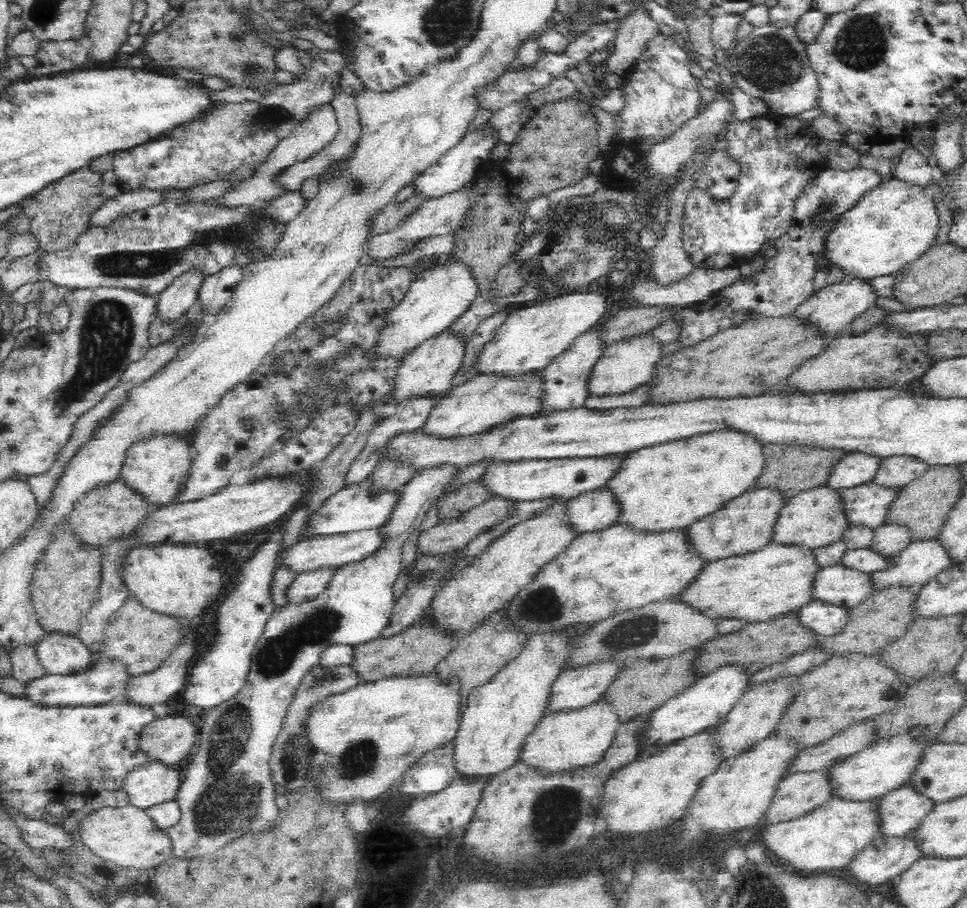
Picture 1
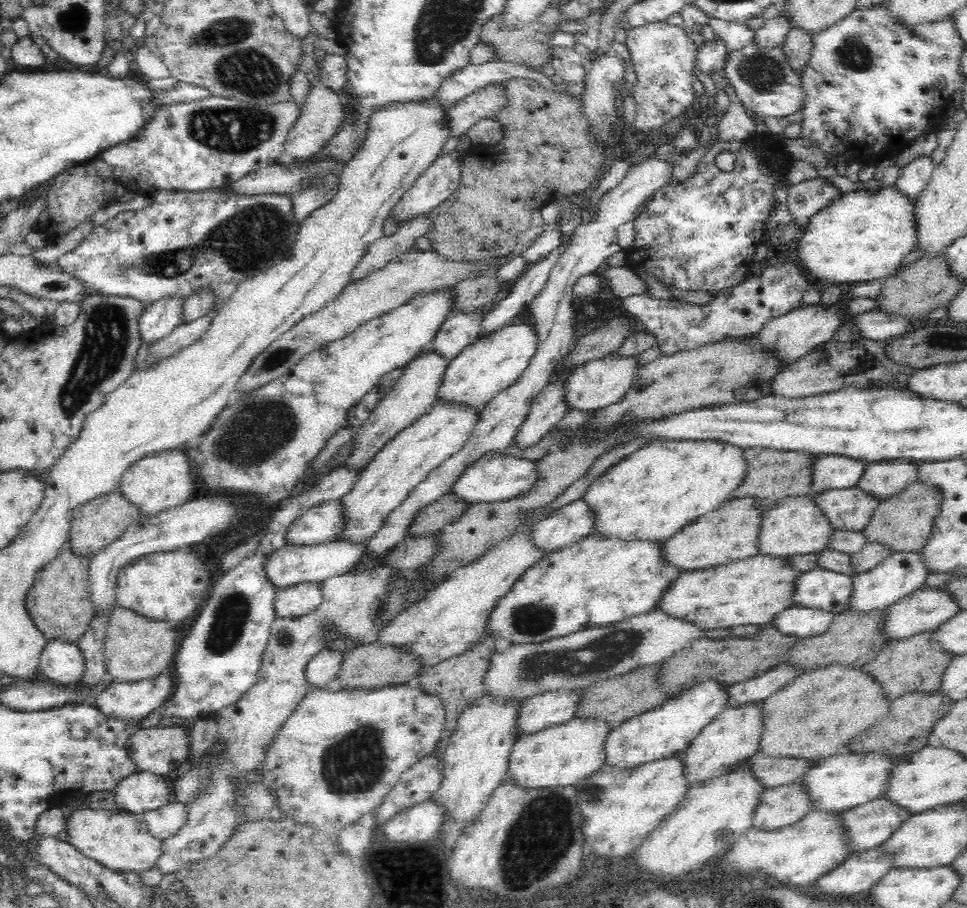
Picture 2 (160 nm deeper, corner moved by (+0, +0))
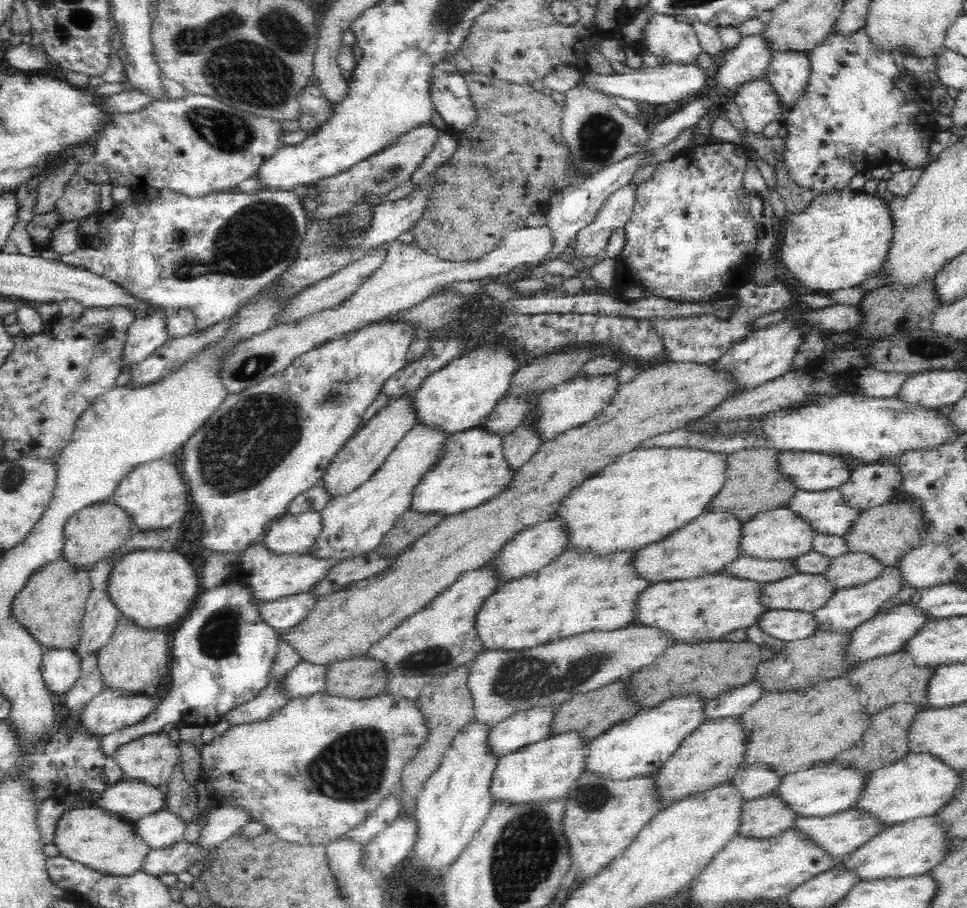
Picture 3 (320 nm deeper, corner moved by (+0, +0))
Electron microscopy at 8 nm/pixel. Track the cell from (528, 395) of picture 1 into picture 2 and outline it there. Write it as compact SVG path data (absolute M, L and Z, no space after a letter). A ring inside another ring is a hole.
M440 399L432 405L432 408L426 414L417 418L410 426L407 426L390 439L360 473L360 478L358 478L354 488L346 496L343 496L348 526L342 534L338 534L338 539L366 541L367 544L367 540L383 523L385 514L394 510L408 496L408 493L424 480L424 477L432 469L435 469L444 459L452 456L452 453L458 452L462 448L462 445L472 436L476 425L478 425L482 408L460 401Z

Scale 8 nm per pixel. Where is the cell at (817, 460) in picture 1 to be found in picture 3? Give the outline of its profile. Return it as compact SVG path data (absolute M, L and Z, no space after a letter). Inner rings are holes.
M746 447L728 456L728 480L708 504L709 512L728 511L736 513L746 522L756 514L785 506L798 492L798 485L780 470L780 451L774 447Z

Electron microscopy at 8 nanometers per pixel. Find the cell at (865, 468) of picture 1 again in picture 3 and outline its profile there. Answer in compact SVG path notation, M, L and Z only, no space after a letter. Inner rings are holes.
M780 451L780 470L784 471L799 489L808 492L838 489L852 474L843 457L824 453Z

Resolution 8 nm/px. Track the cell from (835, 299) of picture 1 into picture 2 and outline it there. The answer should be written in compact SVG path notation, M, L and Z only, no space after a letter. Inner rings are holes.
M840 300L840 302L837 301L836 304L830 304L830 306L828 304L822 306L821 302L810 304L810 306L799 306L766 322L759 334L754 335L753 338L760 342L760 345L776 349L781 360L788 364L810 354L819 344L834 338L834 334L842 326L848 311L848 300Z

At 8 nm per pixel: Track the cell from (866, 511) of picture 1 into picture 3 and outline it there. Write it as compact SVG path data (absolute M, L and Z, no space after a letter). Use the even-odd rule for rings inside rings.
M798 489L786 504L812 524L816 533L844 537L862 510L852 506L840 489L808 492Z

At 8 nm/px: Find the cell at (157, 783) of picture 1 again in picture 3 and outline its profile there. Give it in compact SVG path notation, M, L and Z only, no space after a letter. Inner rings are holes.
M140 779L117 781L104 790L102 797L97 797L101 809L132 823L160 810L164 803L165 795L157 786Z

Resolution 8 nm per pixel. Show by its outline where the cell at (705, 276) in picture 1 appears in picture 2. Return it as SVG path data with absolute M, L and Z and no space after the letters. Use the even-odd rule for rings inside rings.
M626 266L607 267L596 275L602 275L606 279L606 284L620 299L628 296L651 296L645 280Z

